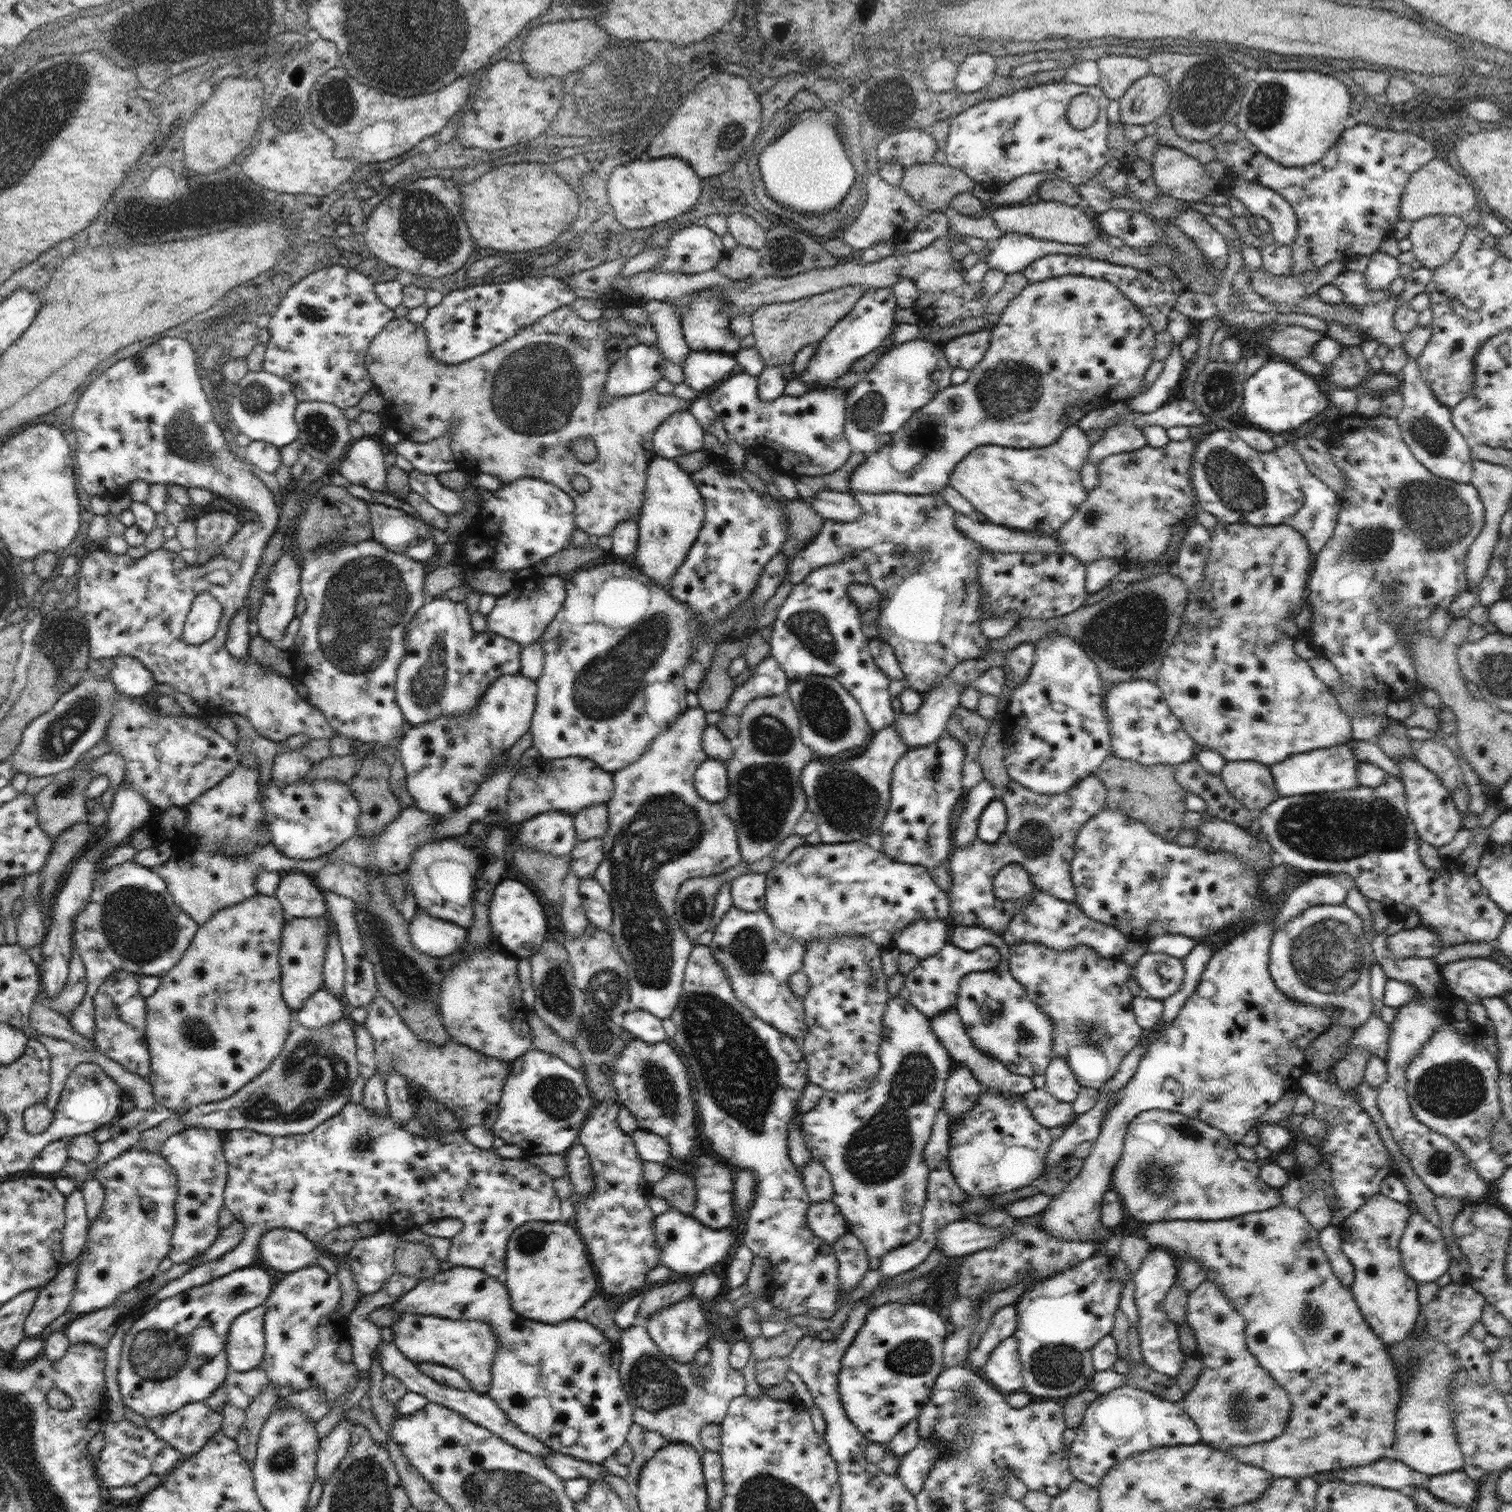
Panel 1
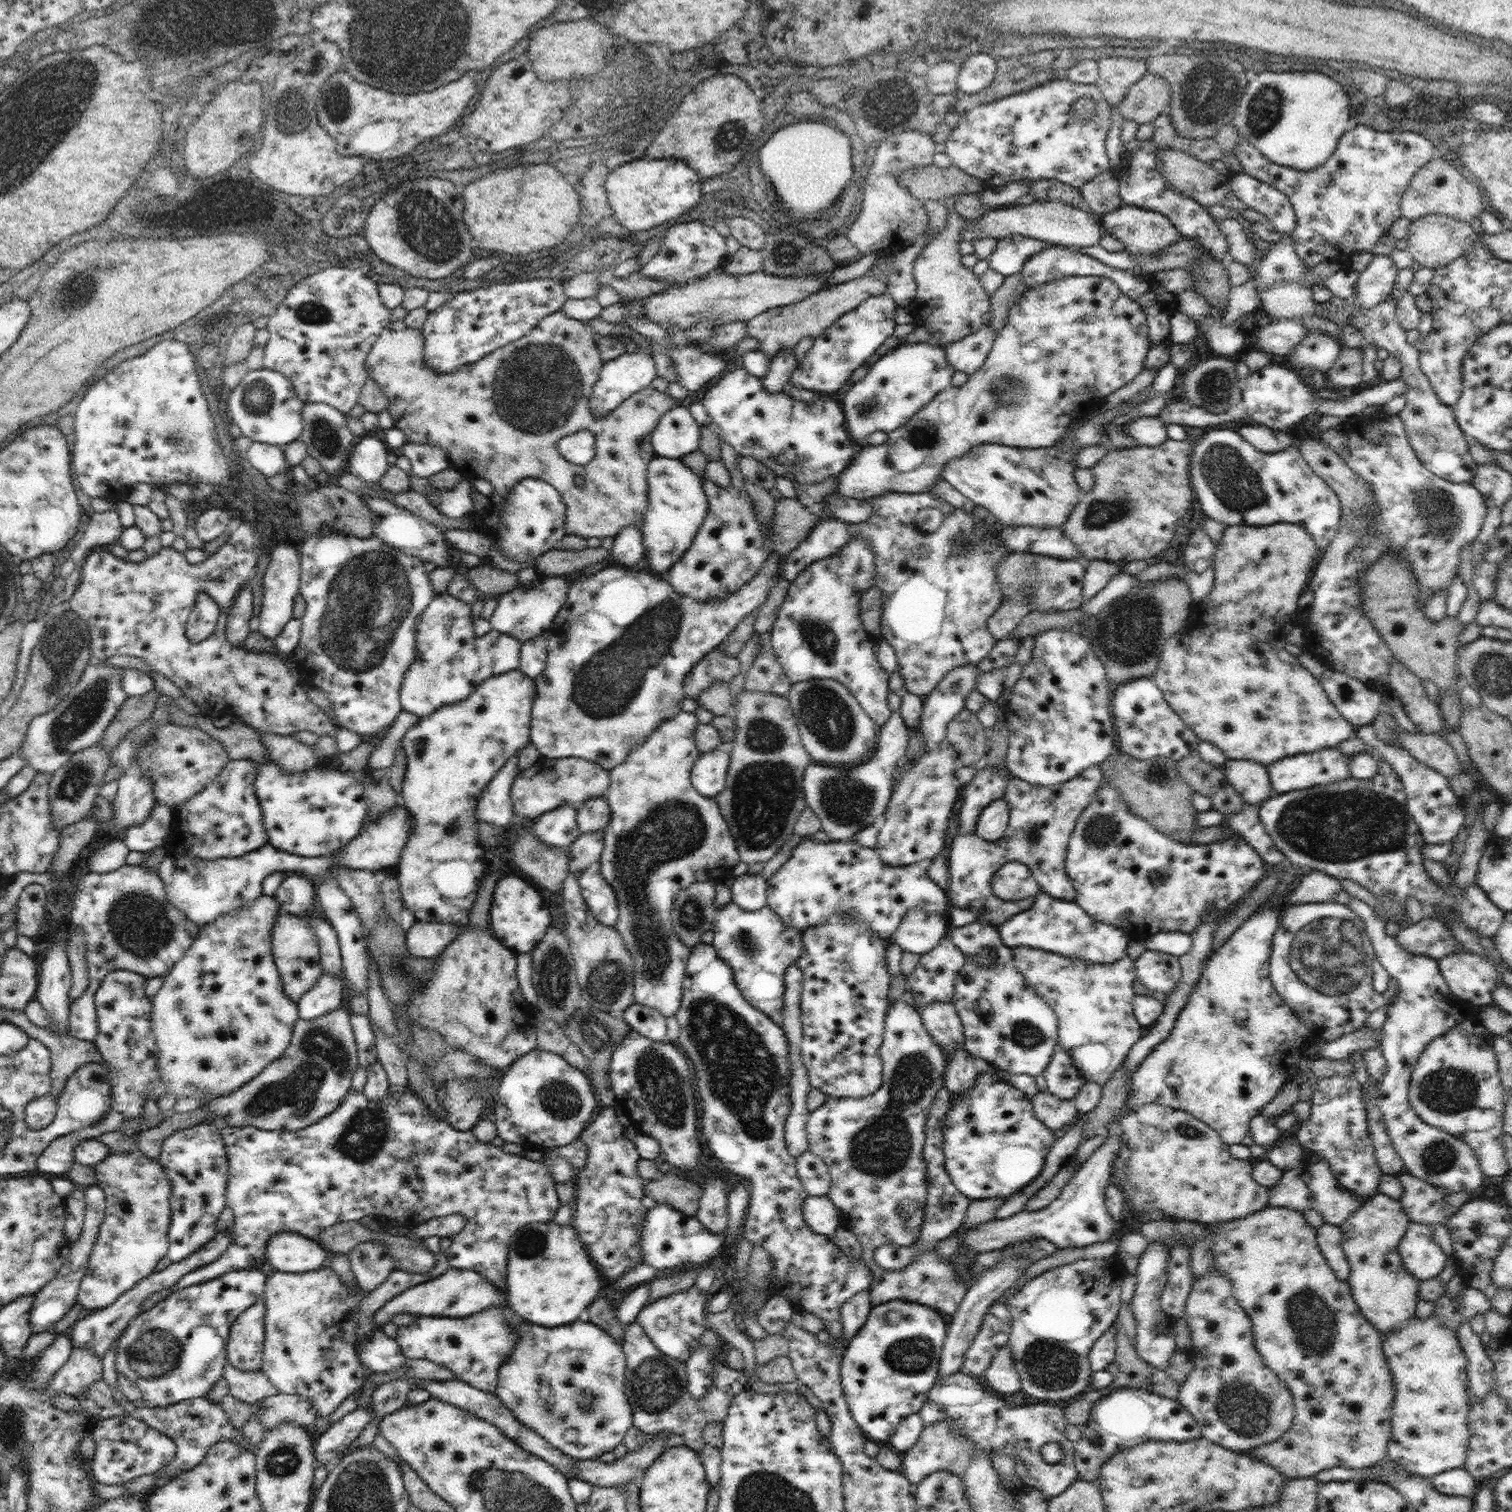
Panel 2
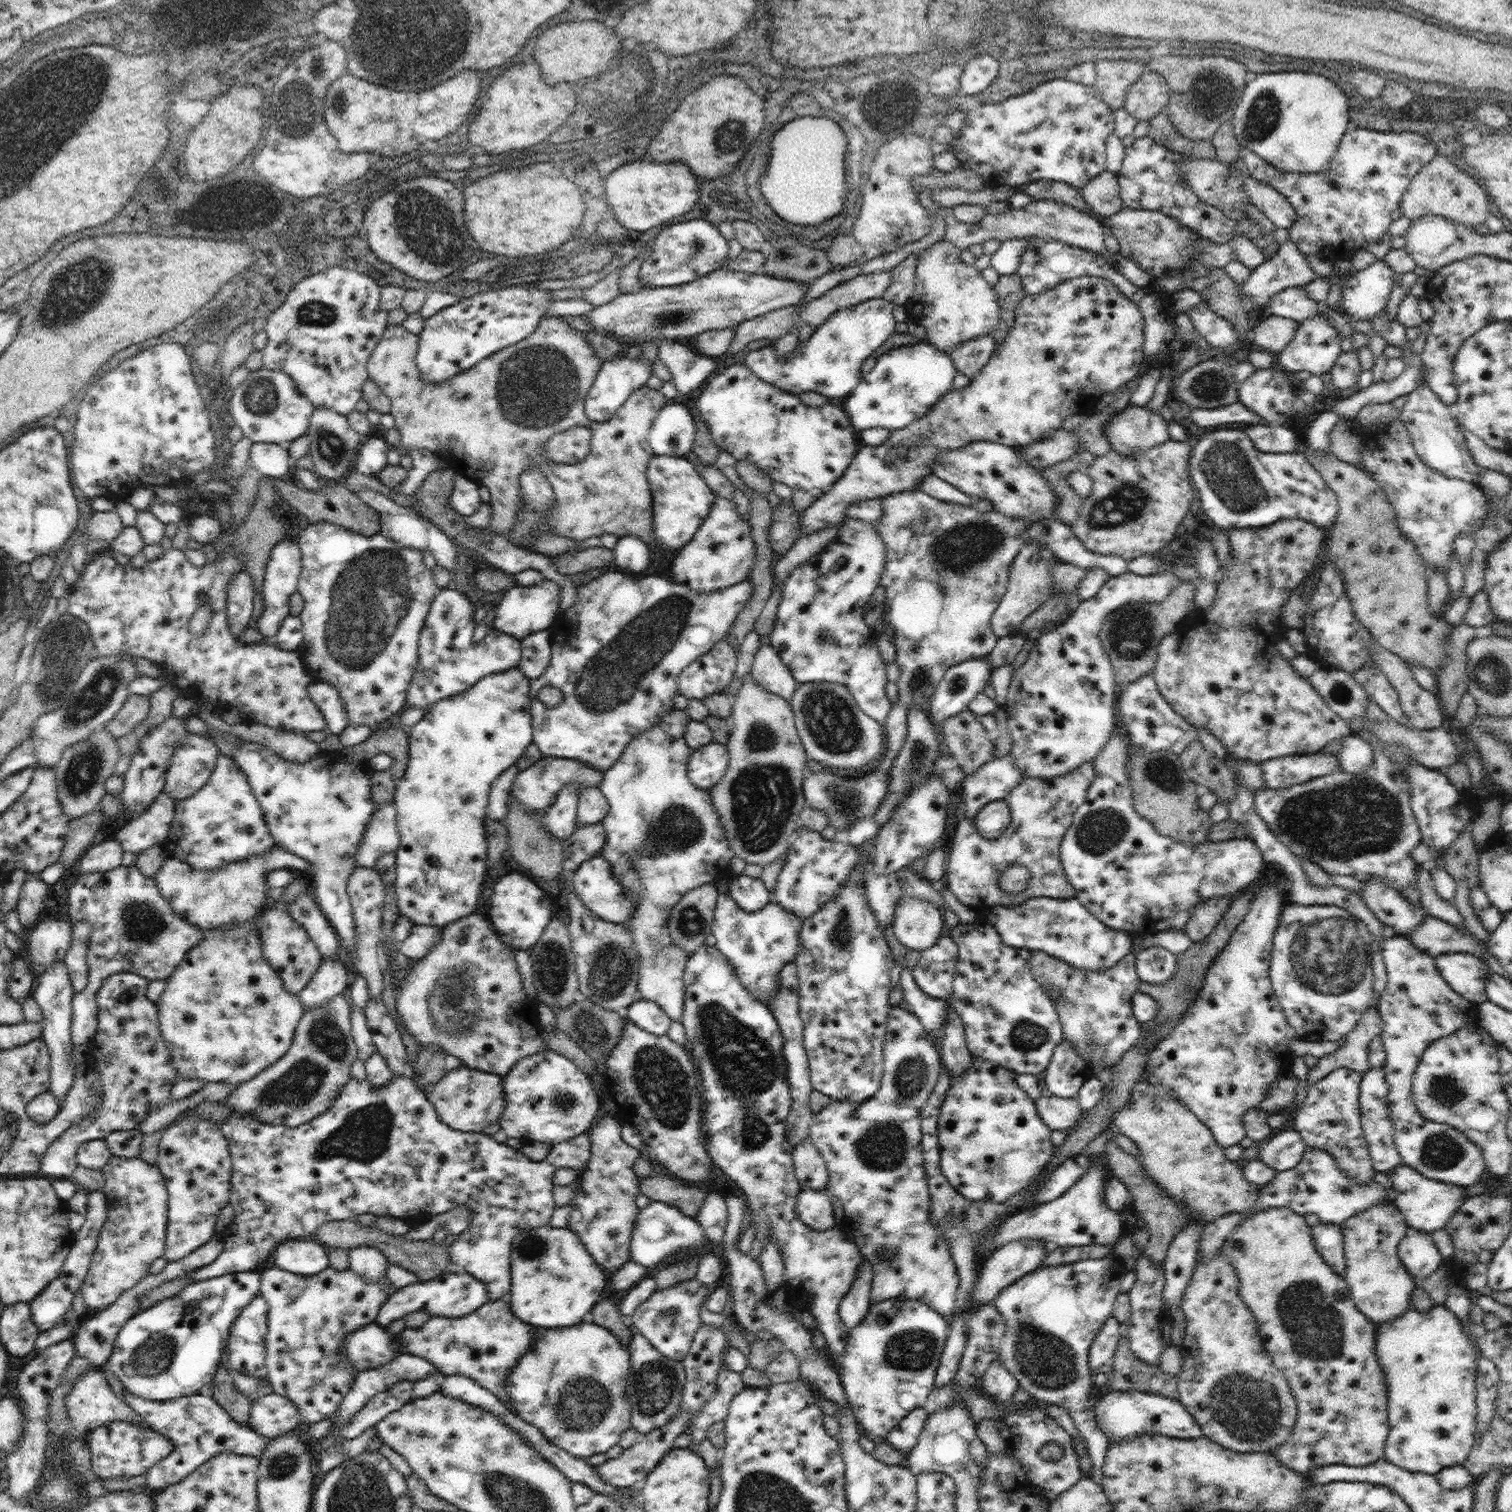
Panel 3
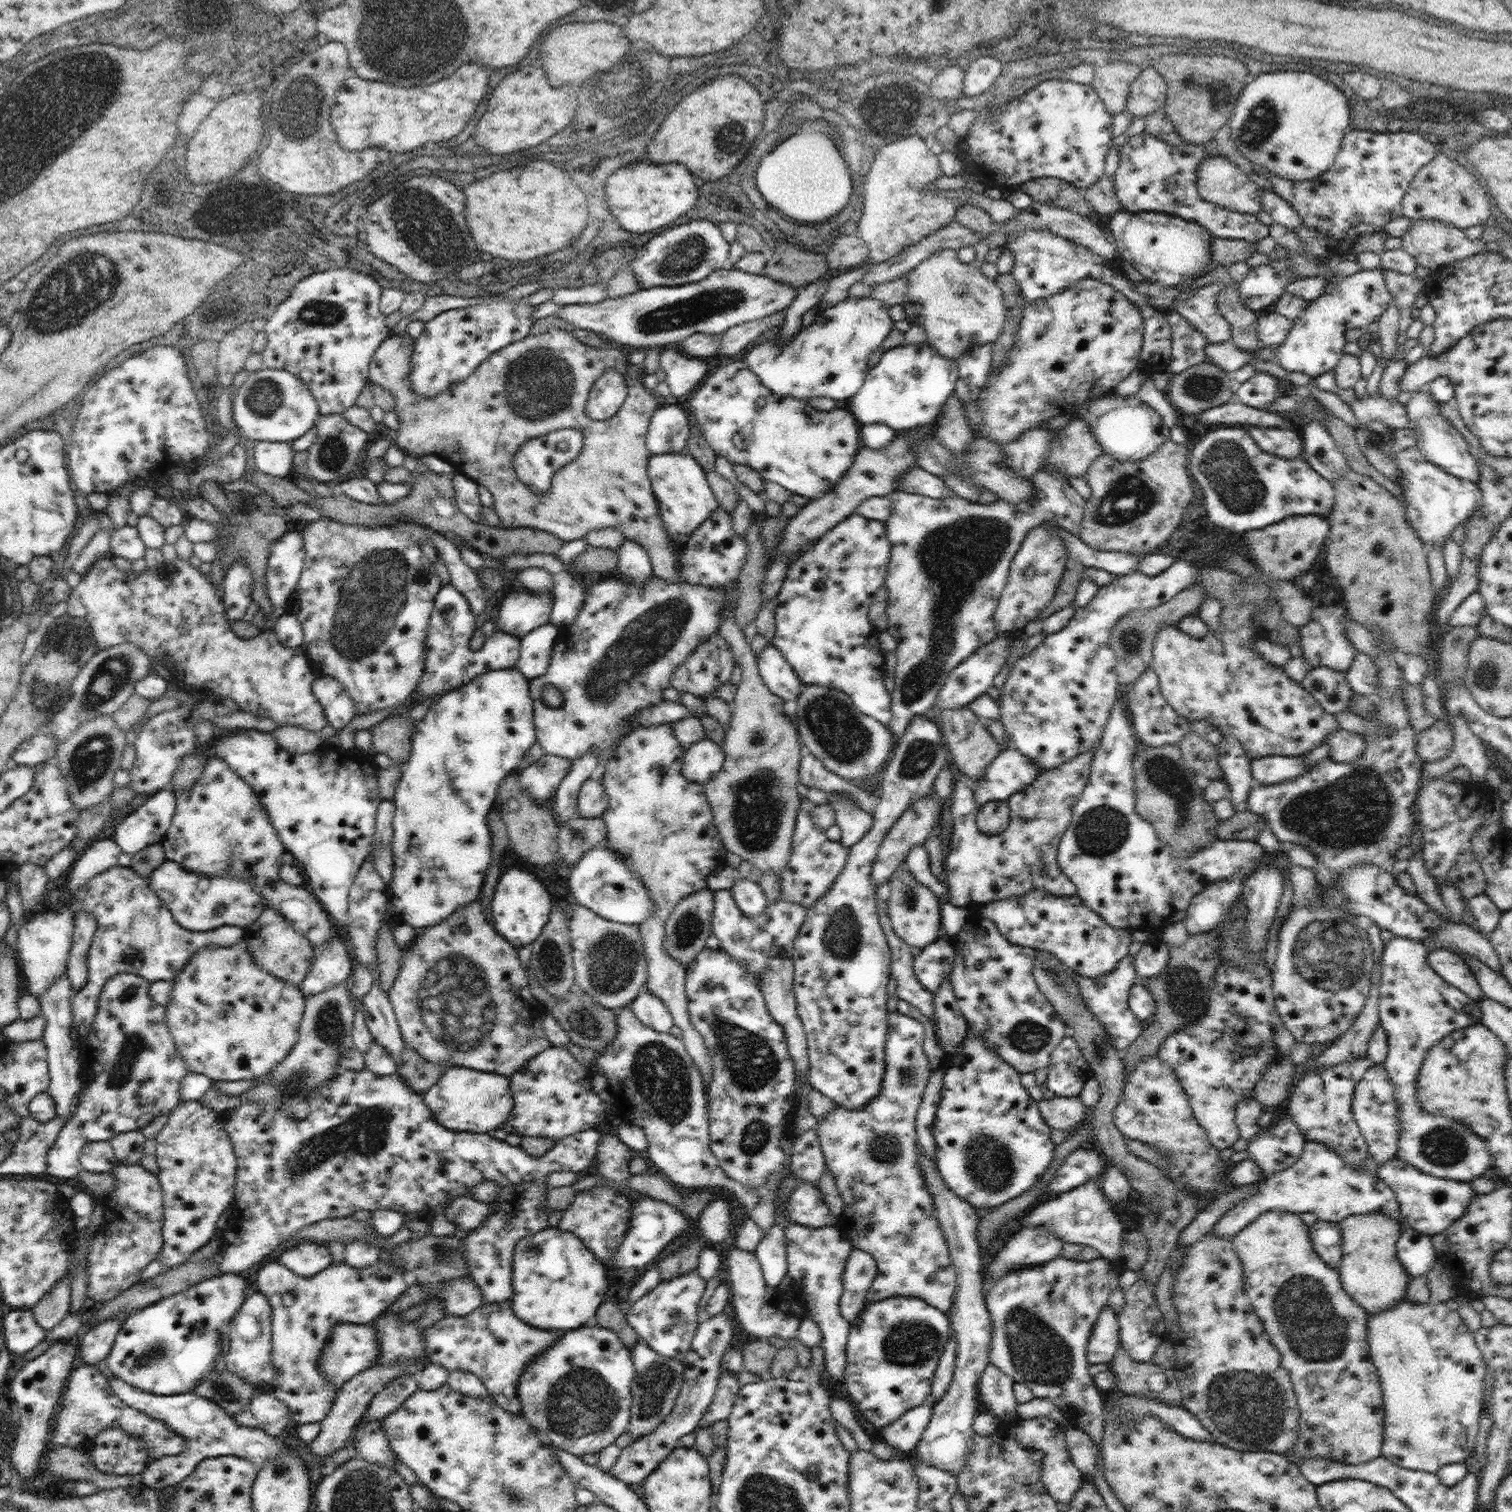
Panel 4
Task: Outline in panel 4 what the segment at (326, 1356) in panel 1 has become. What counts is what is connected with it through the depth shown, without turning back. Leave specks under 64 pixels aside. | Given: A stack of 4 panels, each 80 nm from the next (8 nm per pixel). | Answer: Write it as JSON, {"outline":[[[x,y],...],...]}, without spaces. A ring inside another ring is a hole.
{"outline":[[[379,1260],[366,1268],[354,1268],[346,1263],[335,1263],[311,1277],[296,1274],[280,1262],[270,1262],[259,1268],[256,1290],[262,1293],[272,1307],[271,1316],[271,1361],[276,1374],[272,1384],[272,1394],[288,1405],[293,1424],[321,1422],[333,1407],[337,1388],[331,1385],[319,1369],[319,1360],[324,1344],[331,1337],[333,1326],[341,1322],[367,1325],[376,1320],[402,1294],[408,1282],[407,1275],[399,1269]]]}

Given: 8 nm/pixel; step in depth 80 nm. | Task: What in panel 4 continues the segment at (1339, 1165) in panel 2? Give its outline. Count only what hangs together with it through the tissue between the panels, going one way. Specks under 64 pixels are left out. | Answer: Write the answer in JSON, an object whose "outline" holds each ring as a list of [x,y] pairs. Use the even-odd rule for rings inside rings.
{"outline":[[[1365,1054],[1356,1060],[1341,1062],[1322,1071],[1308,1065],[1297,1075],[1288,1096],[1288,1111],[1305,1140],[1320,1142],[1330,1147],[1353,1168],[1364,1168],[1364,1158],[1369,1155],[1368,1146],[1360,1133],[1359,1126],[1354,1121],[1352,1112],[1354,1087],[1358,1085],[1372,1064],[1374,1062],[1371,1062],[1369,1056]]]}

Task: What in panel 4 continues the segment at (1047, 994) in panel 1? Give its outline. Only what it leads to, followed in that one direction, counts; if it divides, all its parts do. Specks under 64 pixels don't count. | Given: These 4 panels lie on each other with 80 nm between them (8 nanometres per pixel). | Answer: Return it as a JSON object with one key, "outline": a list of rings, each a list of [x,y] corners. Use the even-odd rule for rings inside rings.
{"outline":[[[1126,955],[1117,967],[1101,977],[1086,978],[1078,974],[1077,985],[1085,1006],[1093,1012],[1093,1015],[1104,1025],[1111,1038],[1114,1048],[1118,1053],[1124,1054],[1127,1048],[1138,1038],[1145,1029],[1140,1020],[1129,1007],[1129,994],[1135,981],[1139,980],[1134,964],[1135,957]]]}

